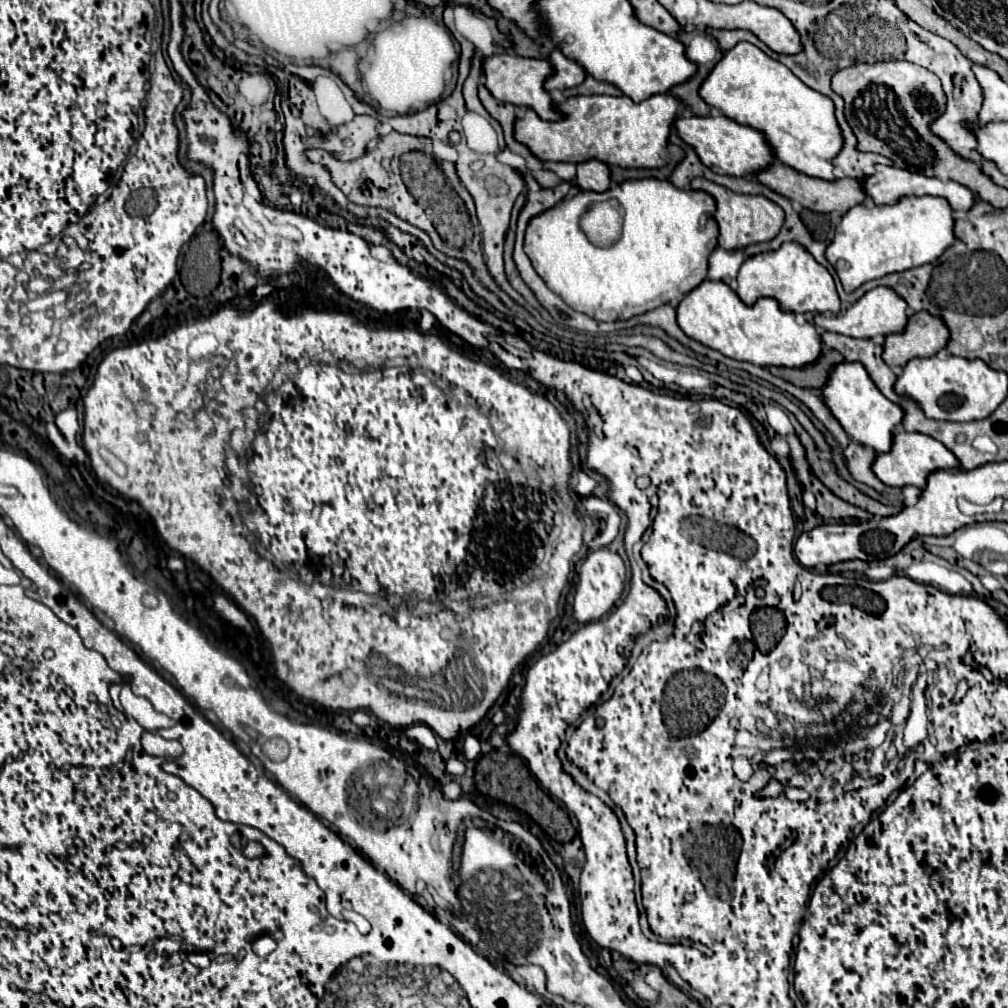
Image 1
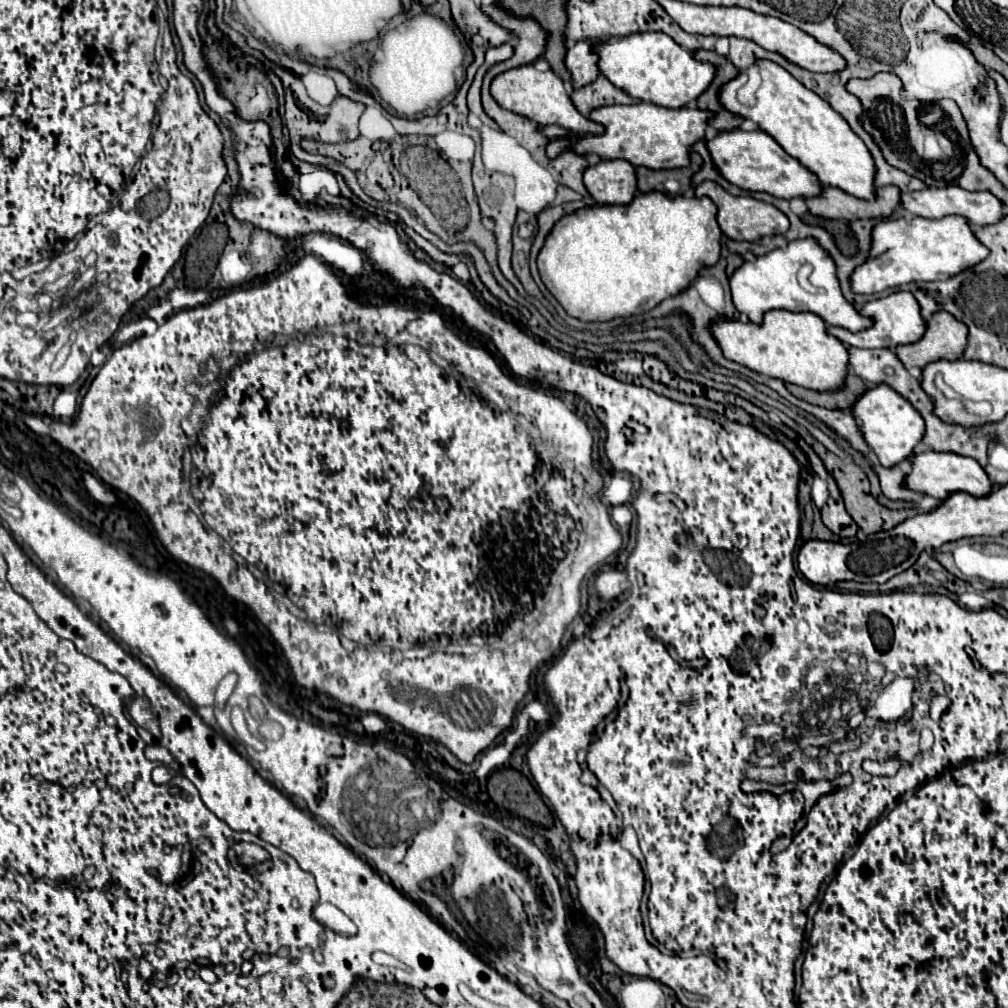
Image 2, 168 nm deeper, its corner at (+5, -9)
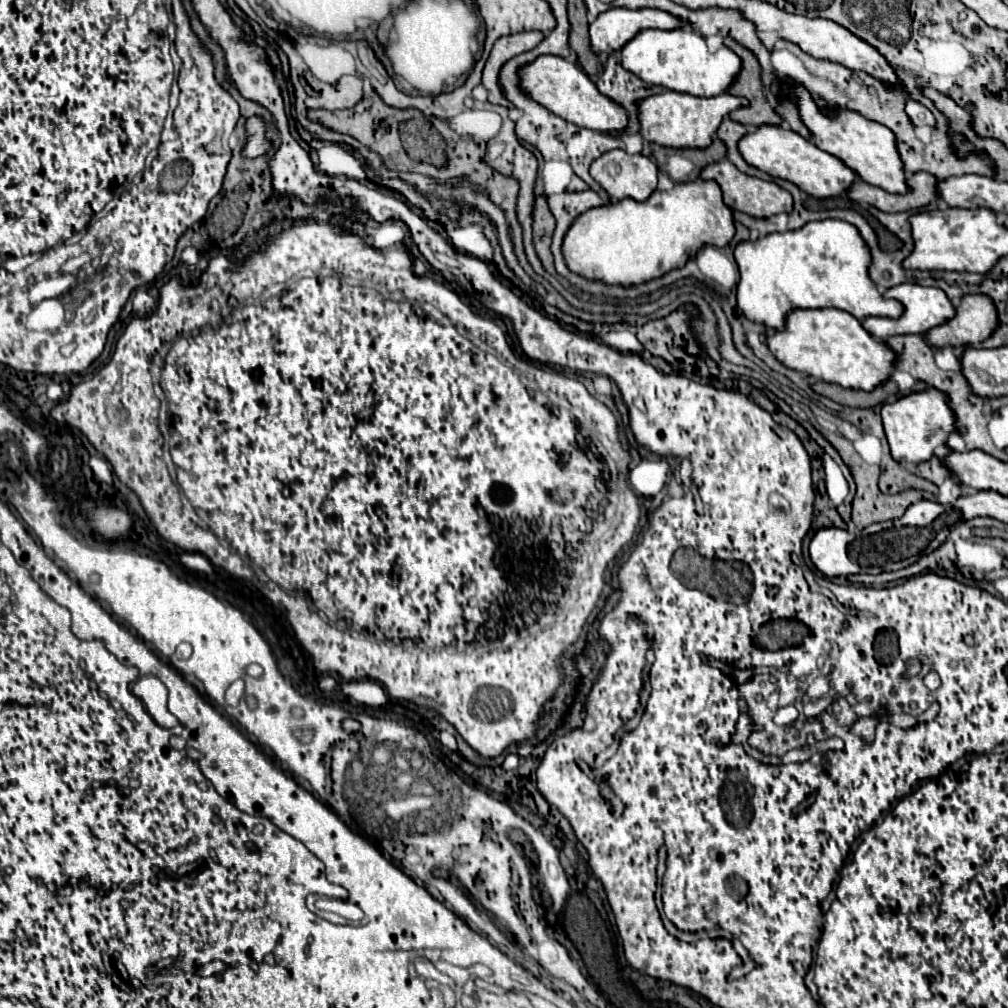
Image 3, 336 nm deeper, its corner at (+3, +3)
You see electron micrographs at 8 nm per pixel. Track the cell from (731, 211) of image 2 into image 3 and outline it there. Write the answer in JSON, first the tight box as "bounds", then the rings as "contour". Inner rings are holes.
{"bounds":[700,158,792,218],"contour":[[[728,158],[706,166],[702,170],[700,178],[702,180],[714,180],[714,182],[718,182],[720,188],[722,188],[722,192],[724,192],[724,202],[732,210],[740,210],[740,212],[746,212],[746,214],[756,216],[756,218],[768,218],[768,216],[784,212],[784,204],[786,204],[786,212],[792,212],[792,196],[790,196],[788,190],[780,188],[776,182],[768,182],[768,180],[762,180],[762,178],[748,176],[748,174],[740,172]]]}

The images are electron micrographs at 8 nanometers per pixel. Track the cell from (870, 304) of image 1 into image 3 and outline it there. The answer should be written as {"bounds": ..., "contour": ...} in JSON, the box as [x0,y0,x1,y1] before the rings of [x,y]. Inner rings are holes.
{"bounds":[862,284,956,340],"contour":[[[898,284],[890,290],[886,290],[884,296],[900,300],[904,304],[904,314],[898,320],[866,318],[862,322],[862,326],[866,326],[866,330],[870,330],[870,334],[874,334],[876,338],[882,338],[882,340],[888,336],[896,336],[896,334],[926,334],[934,326],[940,326],[956,316],[956,308],[952,306],[946,292],[940,288],[926,288],[926,286],[918,286],[918,284]]]}

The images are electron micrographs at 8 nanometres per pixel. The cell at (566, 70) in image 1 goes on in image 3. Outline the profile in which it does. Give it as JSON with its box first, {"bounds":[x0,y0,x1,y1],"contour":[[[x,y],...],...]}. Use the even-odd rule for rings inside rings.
{"bounds":[590,8,690,54],"contour":[[[610,8],[608,12],[600,14],[590,24],[590,40],[592,50],[596,54],[612,54],[628,44],[638,32],[660,28],[660,30],[676,30],[676,28],[690,28],[690,22],[658,10],[658,8]]]}

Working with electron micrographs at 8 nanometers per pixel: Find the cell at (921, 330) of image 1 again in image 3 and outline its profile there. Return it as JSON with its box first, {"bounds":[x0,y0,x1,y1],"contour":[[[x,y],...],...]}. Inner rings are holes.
{"bounds":[928,294,998,346],"contour":[[[968,294],[958,304],[958,314],[928,332],[932,346],[978,346],[998,328],[998,310],[986,294]]]}

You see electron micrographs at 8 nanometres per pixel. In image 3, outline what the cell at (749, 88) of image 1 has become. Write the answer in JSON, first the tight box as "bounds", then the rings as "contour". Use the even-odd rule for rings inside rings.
{"bounds":[790,86,910,194],"contour":[[[798,86],[798,90],[794,90],[794,94],[790,94],[790,98],[794,98],[794,102],[798,102],[802,120],[814,134],[814,142],[820,150],[834,154],[836,158],[846,162],[846,166],[850,166],[860,176],[860,180],[864,180],[872,186],[878,186],[878,188],[882,188],[886,192],[894,192],[894,194],[904,194],[906,190],[910,190],[906,184],[904,162],[900,158],[900,152],[896,146],[896,136],[892,130],[860,116],[858,112],[850,112],[850,110],[838,110],[832,116],[824,116],[818,110],[818,106],[814,104],[810,92],[802,86]]]}

